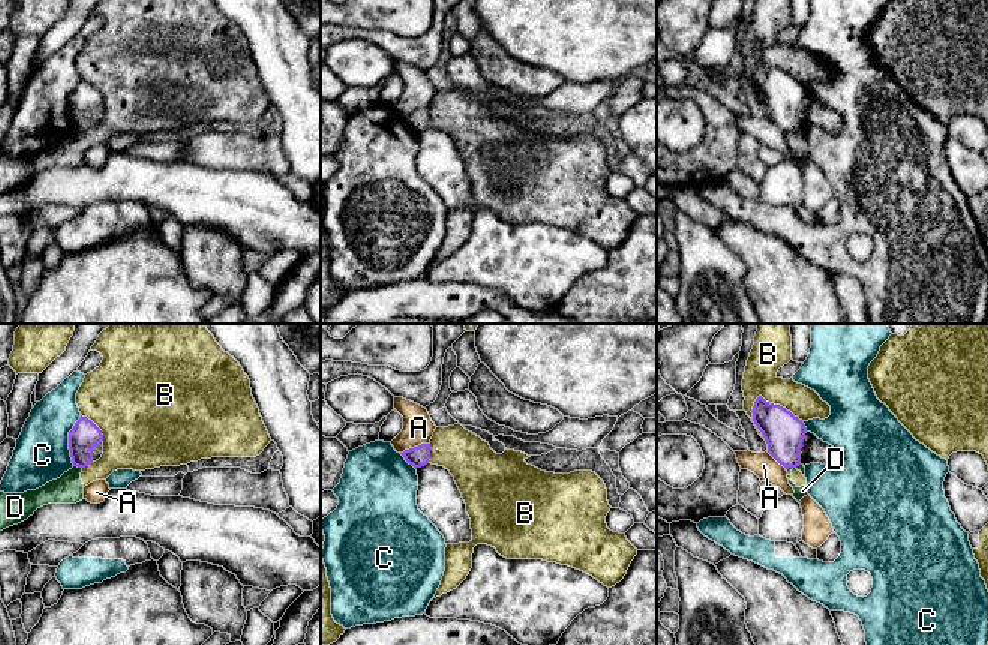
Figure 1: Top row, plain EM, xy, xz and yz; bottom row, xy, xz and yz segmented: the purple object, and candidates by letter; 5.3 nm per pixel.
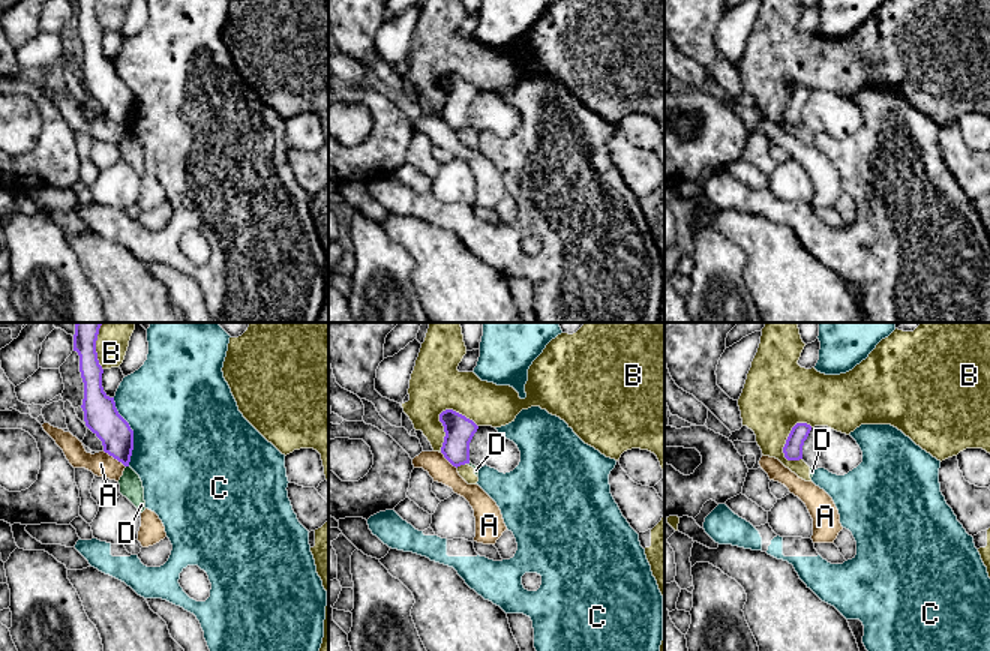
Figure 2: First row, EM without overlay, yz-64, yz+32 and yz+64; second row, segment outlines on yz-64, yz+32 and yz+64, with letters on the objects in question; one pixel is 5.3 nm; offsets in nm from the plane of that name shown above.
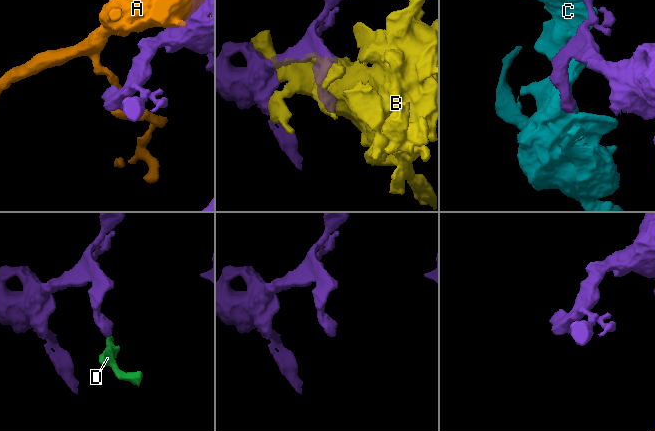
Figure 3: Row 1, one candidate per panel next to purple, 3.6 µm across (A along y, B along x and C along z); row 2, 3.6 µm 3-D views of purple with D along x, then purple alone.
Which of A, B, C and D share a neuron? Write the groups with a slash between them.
A / B D / C

